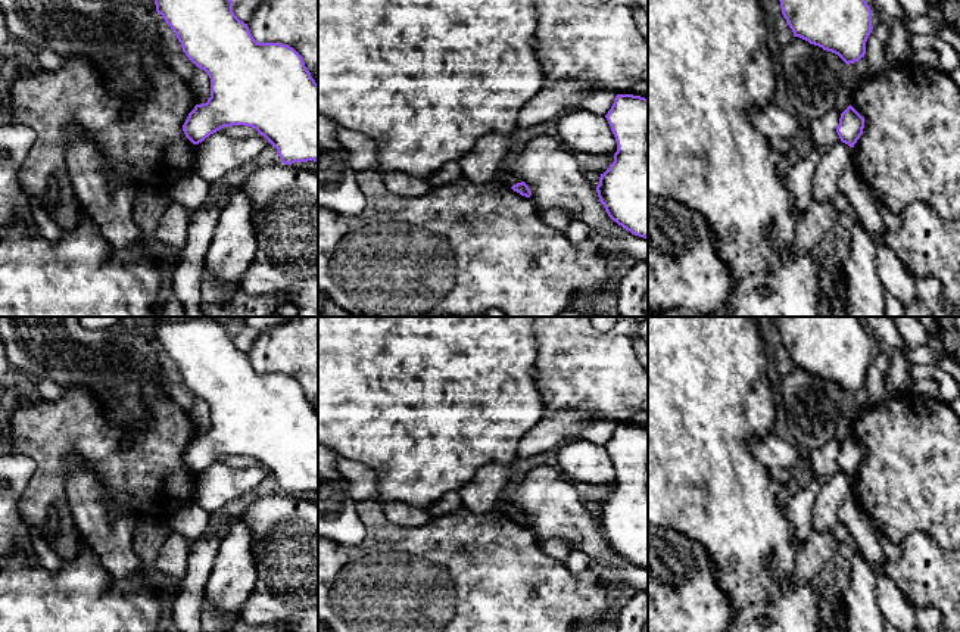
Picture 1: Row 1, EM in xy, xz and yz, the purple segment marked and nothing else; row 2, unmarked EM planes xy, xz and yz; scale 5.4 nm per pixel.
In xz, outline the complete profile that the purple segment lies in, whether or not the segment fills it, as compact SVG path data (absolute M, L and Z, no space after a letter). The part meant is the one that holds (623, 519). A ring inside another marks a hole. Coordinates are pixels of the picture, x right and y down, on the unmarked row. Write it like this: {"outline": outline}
{"outline": "M617 424L605 448L615 467L617 482L614 492L601 504L598 527L613 551L648 570L648 429Z"}

